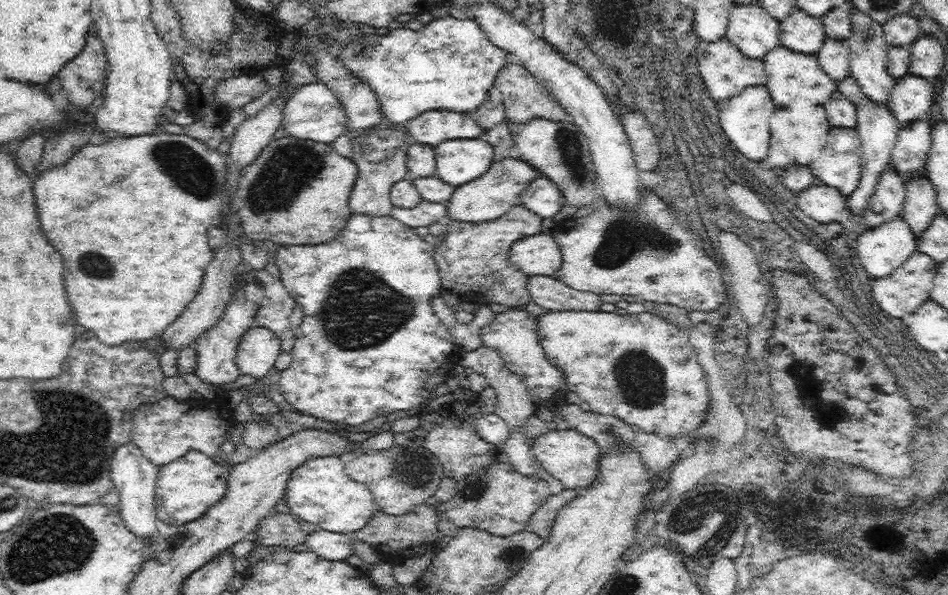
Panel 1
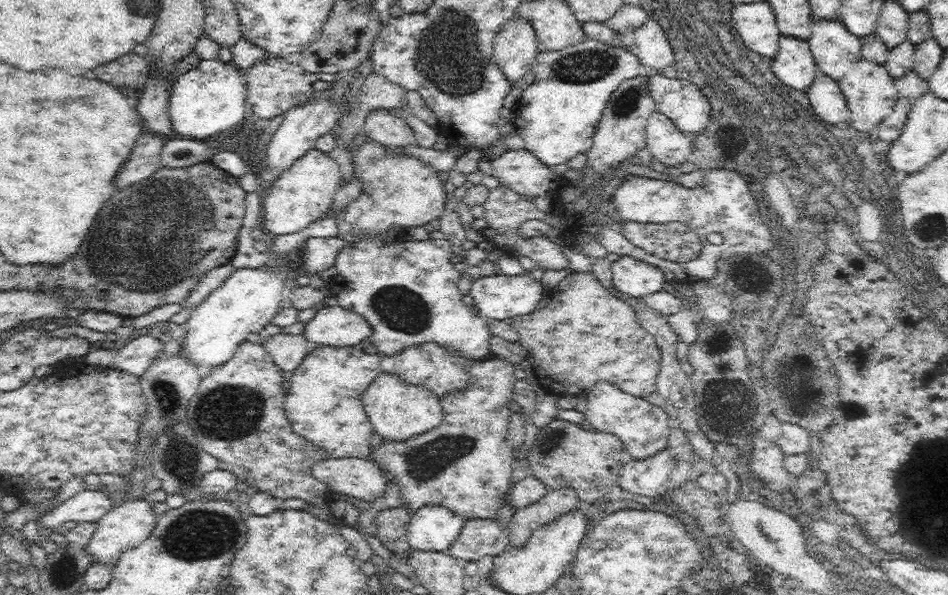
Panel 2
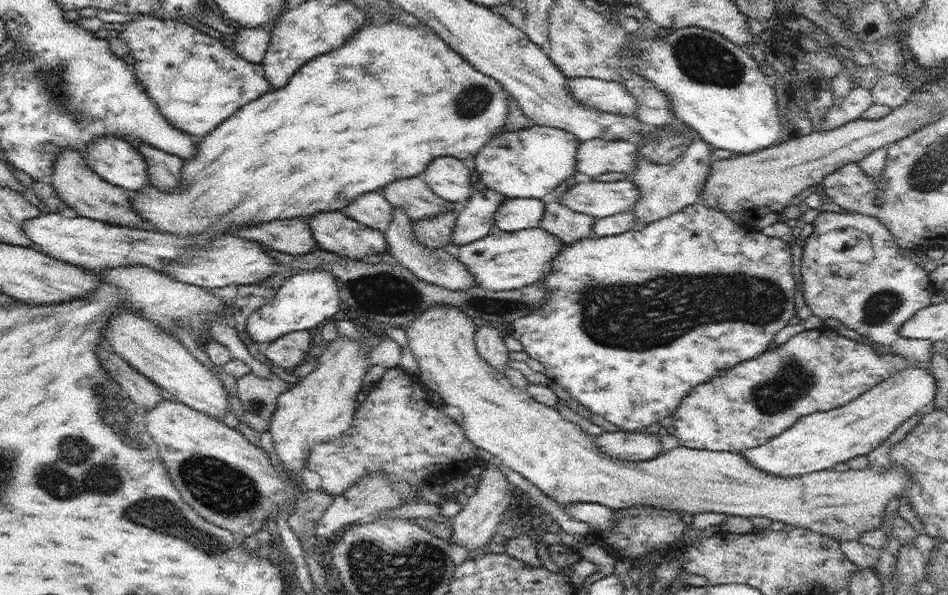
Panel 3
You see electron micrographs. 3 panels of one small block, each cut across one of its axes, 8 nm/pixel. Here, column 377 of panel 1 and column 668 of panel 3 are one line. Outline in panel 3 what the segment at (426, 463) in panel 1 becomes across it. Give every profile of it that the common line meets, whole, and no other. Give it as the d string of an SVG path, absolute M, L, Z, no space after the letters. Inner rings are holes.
M439 305L430 310L426 310L426 312L422 312L418 316L416 320L410 327L405 328L406 338L408 338L408 344L413 352L413 356L418 362L420 375L419 379L425 384L428 390L433 390L434 392L438 392L440 395L439 404L443 407L444 412L447 415L450 415L450 418L454 419L454 421L458 421L458 424L462 425L462 429L464 429L464 434L470 440L470 443L473 443L477 448L482 448L482 450L487 450L492 454L493 457L497 457L499 461L504 466L511 468L518 472L518 474L522 475L528 482L534 484L534 486L541 489L541 491L546 494L546 496L550 496L558 502L558 504L564 506L568 506L568 504L576 504L576 502L582 503L598 503L611 509L623 509L628 508L635 504L635 506L660 506L662 508L670 508L674 511L684 511L690 514L698 514L698 512L723 512L728 515L736 515L736 516L765 516L773 521L777 520L783 522L785 524L790 524L792 527L804 527L812 529L817 533L824 533L824 535L828 535L829 537L835 538L836 540L854 540L858 539L861 532L866 532L869 530L876 530L882 528L882 517L884 517L884 511L886 511L886 504L890 502L890 500L894 500L895 497L901 497L902 492L904 492L904 488L910 484L910 473L906 471L906 469L902 469L902 467L898 468L896 465L892 464L890 468L886 471L880 470L872 470L871 467L866 467L866 469L849 469L848 471L836 471L833 468L828 470L818 470L816 472L810 472L808 474L804 474L802 476L774 476L774 474L768 474L768 472L762 472L762 470L758 470L758 468L754 468L742 454L739 452L728 452L728 451L711 451L711 450L700 450L696 448L688 448L684 446L678 446L669 450L666 453L660 453L657 457L654 457L652 460L643 460L643 461L629 461L629 460L620 460L616 459L608 453L602 451L602 449L595 446L593 442L593 436L583 430L578 424L567 420L560 414L560 412L555 407L547 406L546 404L542 404L536 401L534 398L530 397L530 395L526 391L522 391L522 389L518 389L516 386L510 384L506 376L504 374L496 371L490 363L487 363L482 357L480 353L478 353L478 349L475 345L476 340L476 329L478 326L474 324L471 318L468 318L464 312L460 309L456 309L455 307L446 307L445 305Z

